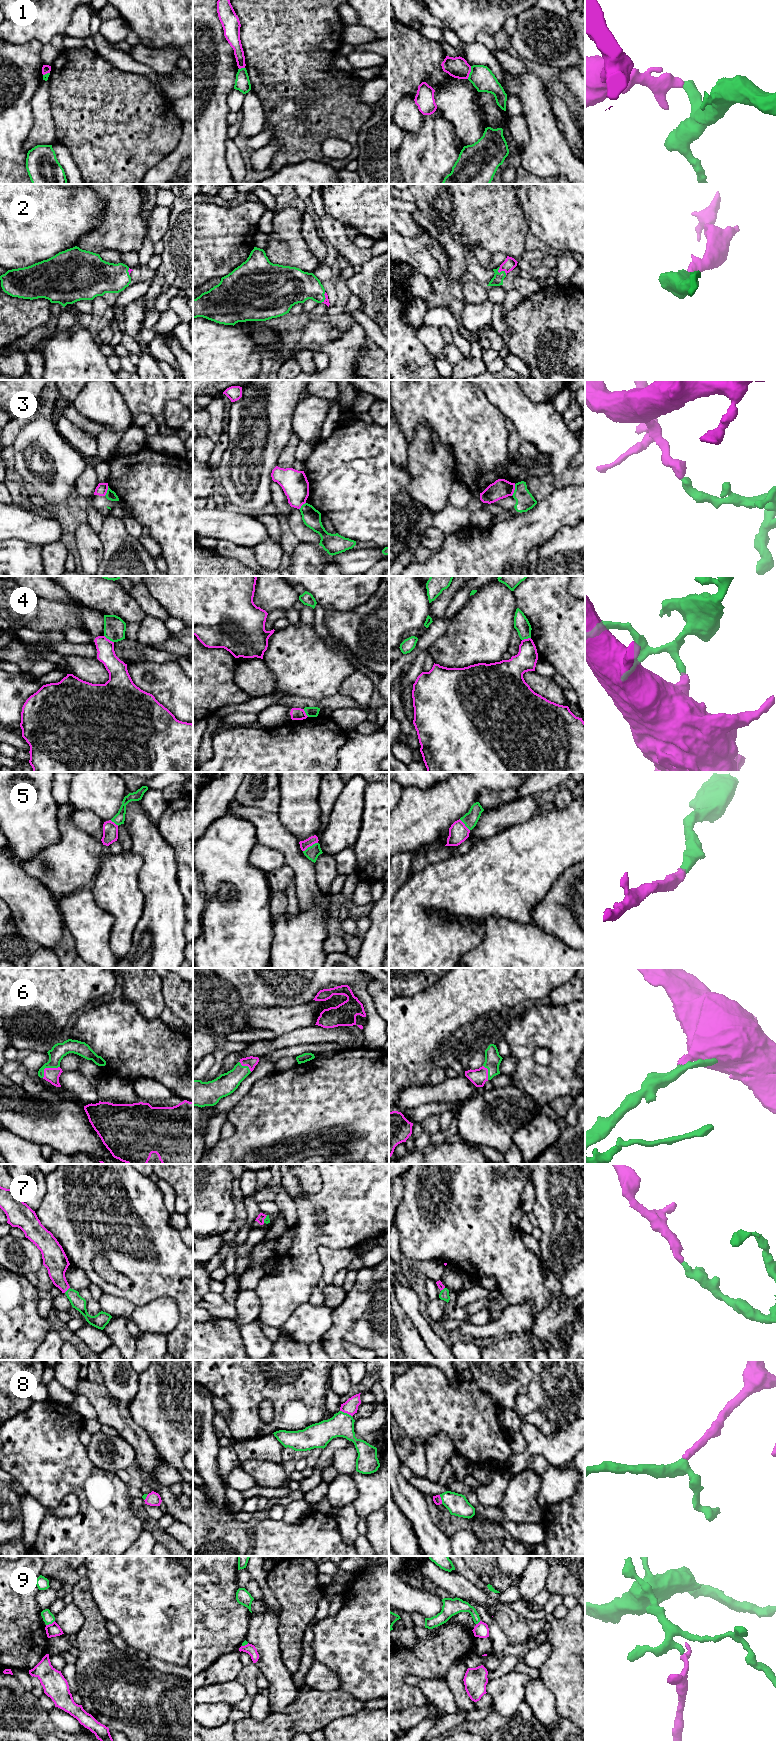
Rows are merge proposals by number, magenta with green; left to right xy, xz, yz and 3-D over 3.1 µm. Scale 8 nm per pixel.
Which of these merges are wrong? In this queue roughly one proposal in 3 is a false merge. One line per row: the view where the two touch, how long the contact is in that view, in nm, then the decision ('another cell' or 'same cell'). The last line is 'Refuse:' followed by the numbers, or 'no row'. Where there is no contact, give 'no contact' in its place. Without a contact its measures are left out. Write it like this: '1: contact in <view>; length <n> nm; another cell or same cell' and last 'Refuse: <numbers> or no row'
1: contact in yz; length 110 nm; another cell
2: contact in yz; length 90 nm; same cell
3: contact in yz; length 100 nm; another cell
4: contact in xy; length 100 nm; another cell
5: contact in xz; length 140 nm; same cell
6: contact in xy; length 170 nm; same cell
7: contact in xy; length 60 nm; same cell
8: contact in xz; length 110 nm; same cell
9: contact in xy; length 80 nm; another cell
Refuse: 1, 3, 4, 9

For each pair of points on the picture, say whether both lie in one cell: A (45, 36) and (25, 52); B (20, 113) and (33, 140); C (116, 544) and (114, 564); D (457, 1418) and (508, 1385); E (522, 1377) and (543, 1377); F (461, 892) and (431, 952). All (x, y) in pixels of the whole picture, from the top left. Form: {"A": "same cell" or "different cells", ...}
{"A": "different cells", "B": "different cells", "C": "same cell", "D": "different cells", "E": "different cells", "F": "same cell"}

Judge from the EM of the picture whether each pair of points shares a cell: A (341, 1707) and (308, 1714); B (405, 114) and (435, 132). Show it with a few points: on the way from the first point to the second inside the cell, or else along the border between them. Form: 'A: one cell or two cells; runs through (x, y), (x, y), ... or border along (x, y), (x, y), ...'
A: one cell; runs through (333, 1707), (316, 1709)
B: two cells; border along (422, 114), (422, 125), (417, 132), (403, 132)

